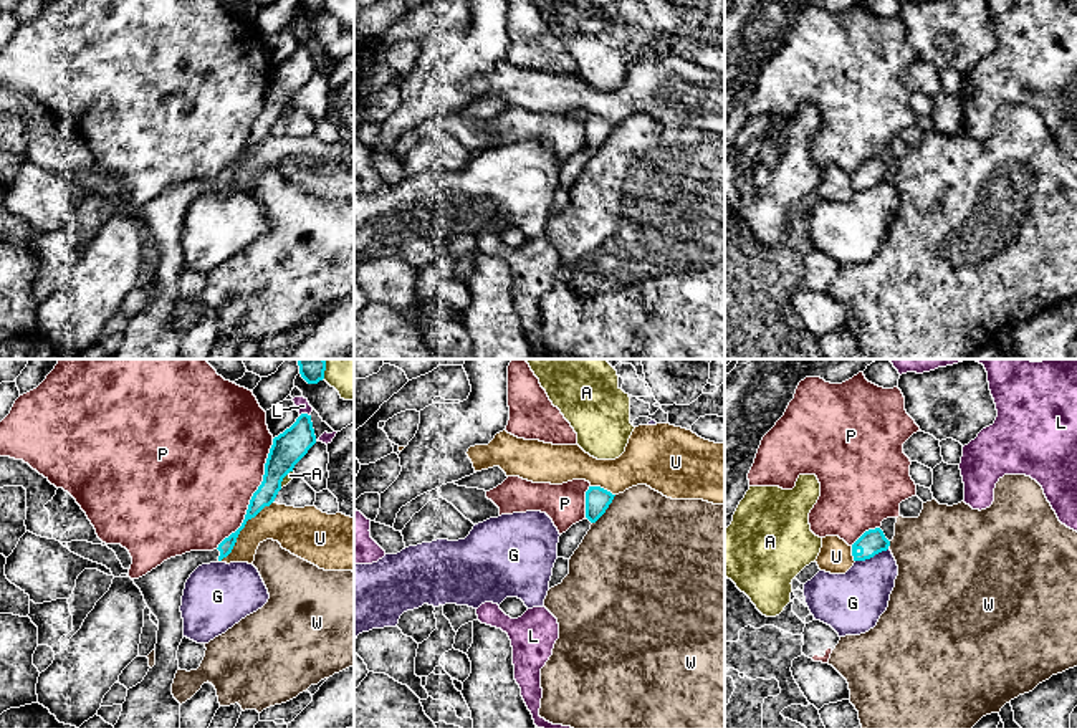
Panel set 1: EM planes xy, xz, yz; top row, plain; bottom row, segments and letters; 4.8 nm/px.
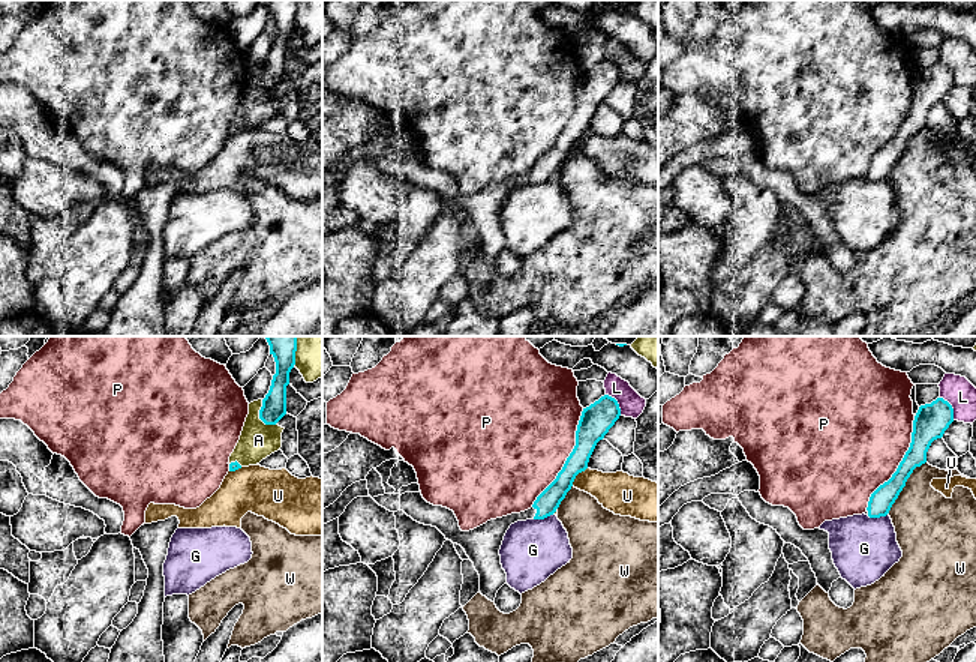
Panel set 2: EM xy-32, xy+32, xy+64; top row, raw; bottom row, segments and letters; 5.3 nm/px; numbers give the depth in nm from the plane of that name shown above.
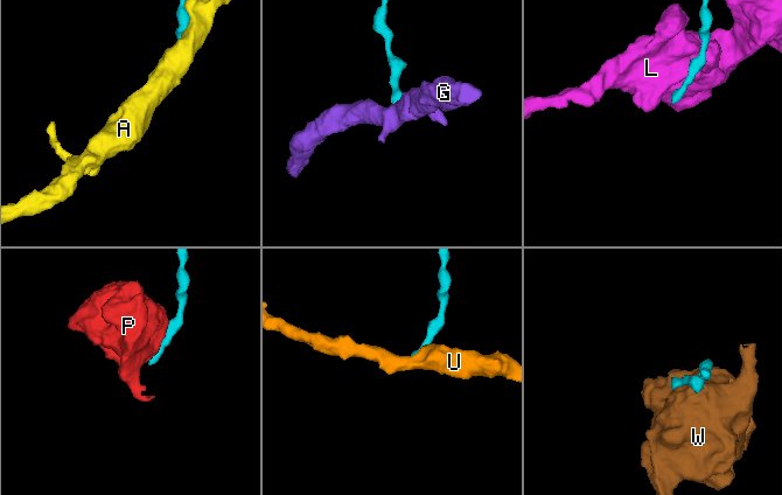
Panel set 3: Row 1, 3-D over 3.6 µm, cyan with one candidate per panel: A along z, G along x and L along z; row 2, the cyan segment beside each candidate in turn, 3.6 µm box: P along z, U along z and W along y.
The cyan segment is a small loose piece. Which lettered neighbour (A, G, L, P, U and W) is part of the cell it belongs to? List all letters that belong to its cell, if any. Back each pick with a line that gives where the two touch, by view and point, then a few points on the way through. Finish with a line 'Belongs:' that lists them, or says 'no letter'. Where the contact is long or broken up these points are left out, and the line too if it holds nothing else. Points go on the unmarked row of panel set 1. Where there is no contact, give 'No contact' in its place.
Belongs: no letter

